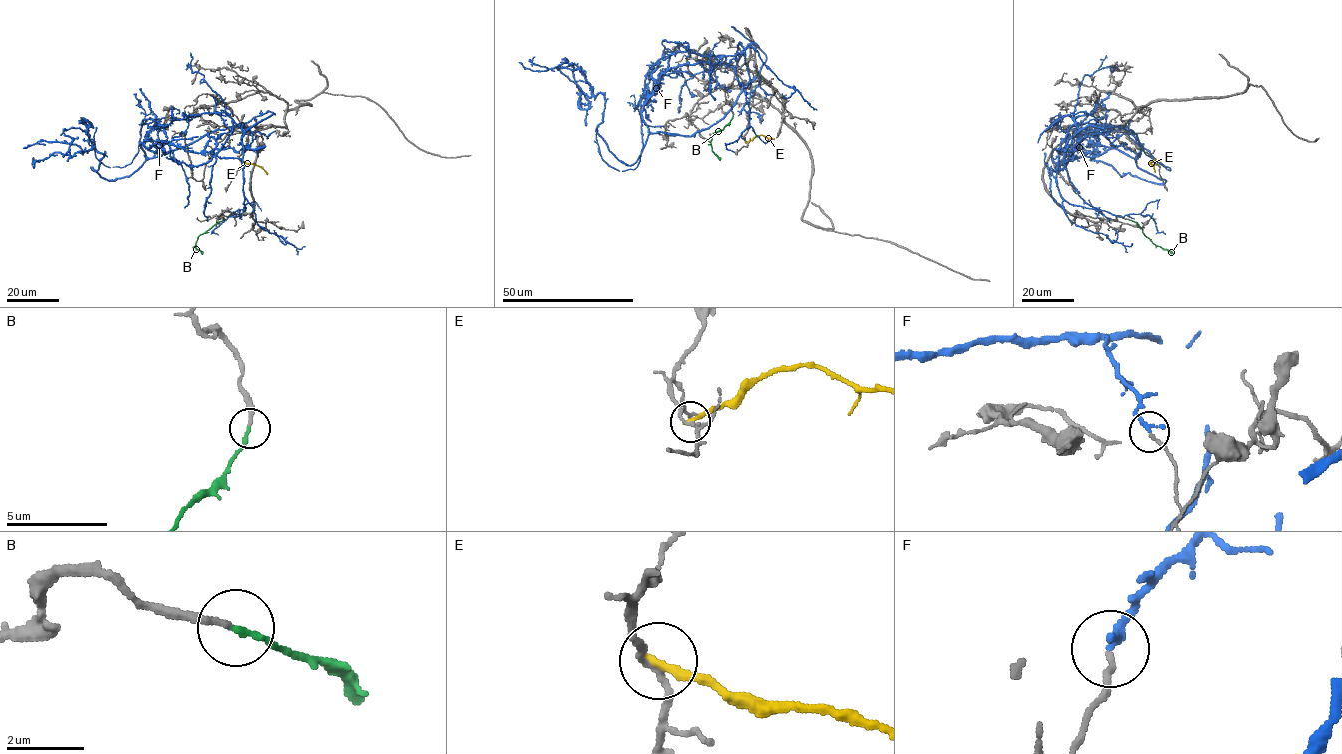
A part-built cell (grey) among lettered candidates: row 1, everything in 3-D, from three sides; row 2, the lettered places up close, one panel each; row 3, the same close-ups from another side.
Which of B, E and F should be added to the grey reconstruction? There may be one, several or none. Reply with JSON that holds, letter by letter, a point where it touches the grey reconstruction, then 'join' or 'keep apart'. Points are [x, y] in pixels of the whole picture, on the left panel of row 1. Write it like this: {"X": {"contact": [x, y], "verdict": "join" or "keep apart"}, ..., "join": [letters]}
{"B": {"contact": [223, 219], "verdict": "join"}, "E": {"contact": [241, 160], "verdict": "keep apart"}, "F": {"contact": [225, 125], "verdict": "keep apart"}, "join": ["B"]}

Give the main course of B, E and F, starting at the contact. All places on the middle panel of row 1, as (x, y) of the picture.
B: (732, 116), (711, 136), (712, 151), (720, 160)
E: (746, 142), (757, 136), (773, 139)
F: (716, 43), (735, 104), (690, 136), (651, 133), (631, 165), (596, 131), (604, 96), (580, 69), (519, 62)

